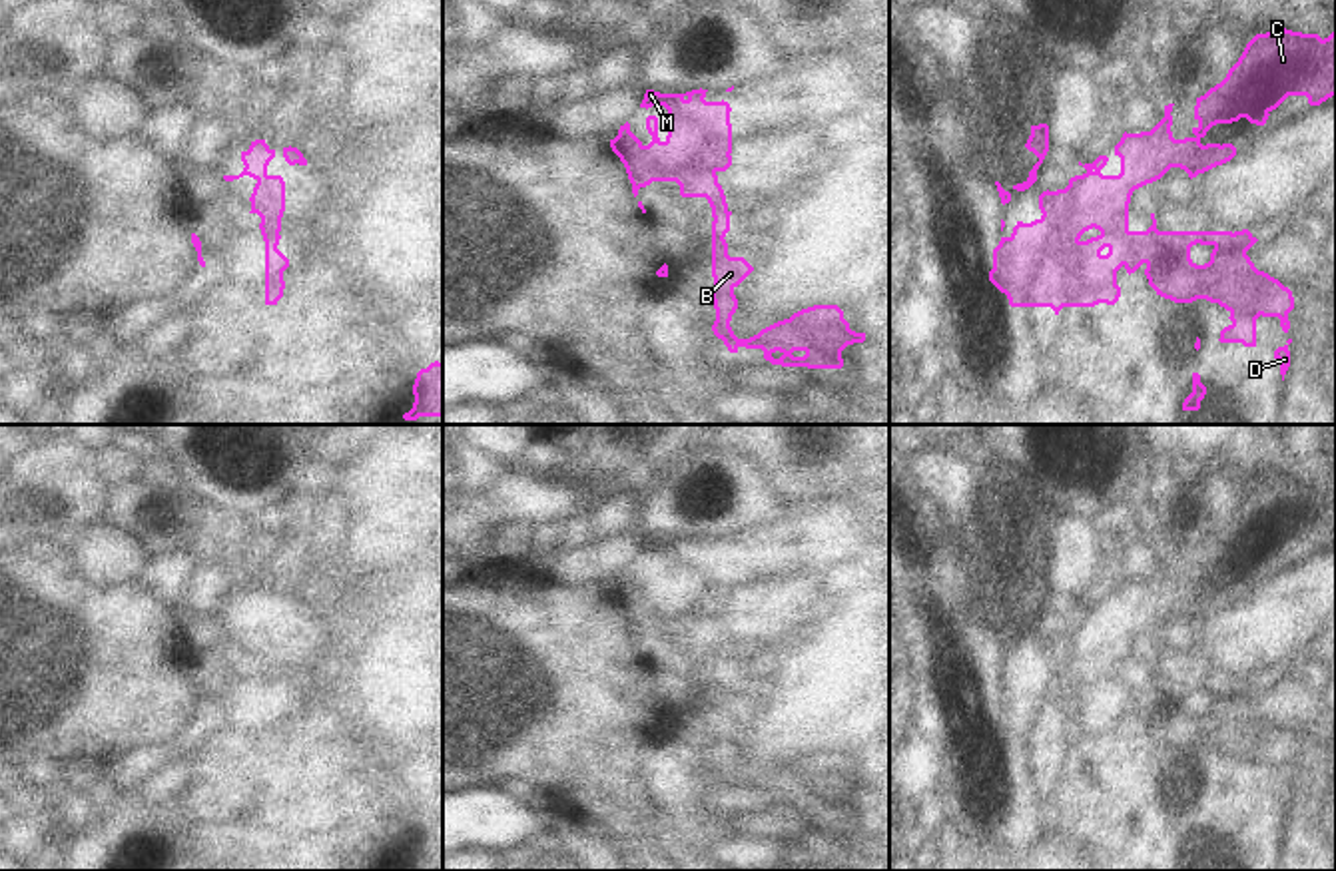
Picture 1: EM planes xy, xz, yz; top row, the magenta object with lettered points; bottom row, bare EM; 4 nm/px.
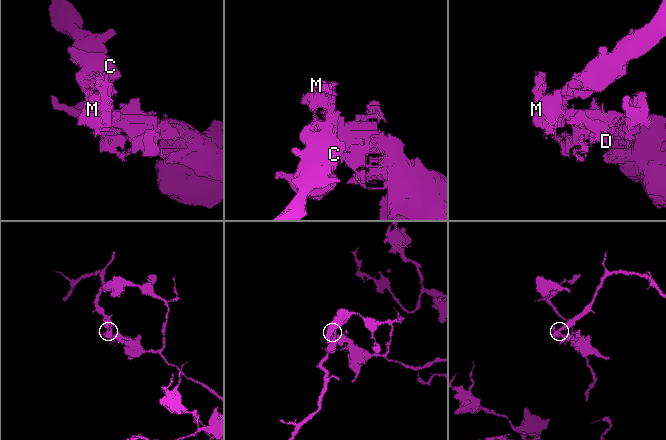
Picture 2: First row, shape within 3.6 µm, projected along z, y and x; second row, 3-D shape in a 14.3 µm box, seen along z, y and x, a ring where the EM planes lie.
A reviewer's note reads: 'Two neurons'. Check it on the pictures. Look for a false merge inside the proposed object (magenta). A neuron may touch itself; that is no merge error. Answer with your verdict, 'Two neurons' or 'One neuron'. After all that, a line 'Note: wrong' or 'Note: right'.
Two neurons
Note: right

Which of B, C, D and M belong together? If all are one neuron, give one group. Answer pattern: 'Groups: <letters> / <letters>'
Groups: B D / C M

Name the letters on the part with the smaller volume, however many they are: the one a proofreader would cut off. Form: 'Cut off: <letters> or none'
Cut off: C, M

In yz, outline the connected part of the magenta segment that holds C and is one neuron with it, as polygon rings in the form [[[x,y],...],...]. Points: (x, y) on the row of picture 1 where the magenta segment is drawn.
[[[1286,28],[1256,34],[1244,48],[1226,78],[1196,98],[1192,138],[1174,140],[1172,106],[1165,106],[1165,118],[1141,134],[1123,134],[1115,145],[1121,157],[1119,175],[1103,175],[1109,157],[1099,155],[1085,163],[1083,175],[1069,179],[1065,189],[1043,191],[1039,195],[1041,217],[1017,221],[1009,237],[1001,237],[993,249],[993,269],[989,281],[1007,295],[1011,307],[1051,307],[1055,315],[1063,307],[1095,307],[1117,301],[1117,263],[1113,259],[1117,235],[1129,231],[1129,203],[1135,189],[1161,179],[1170,167],[1180,167],[1188,177],[1196,177],[1236,155],[1232,144],[1206,144],[1200,140],[1216,124],[1232,124],[1246,118],[1250,124],[1264,126],[1270,112],[1288,96],[1306,96],[1310,106],[1320,106],[1336,96],[1336,30],[1328,38],[1302,34]]]

